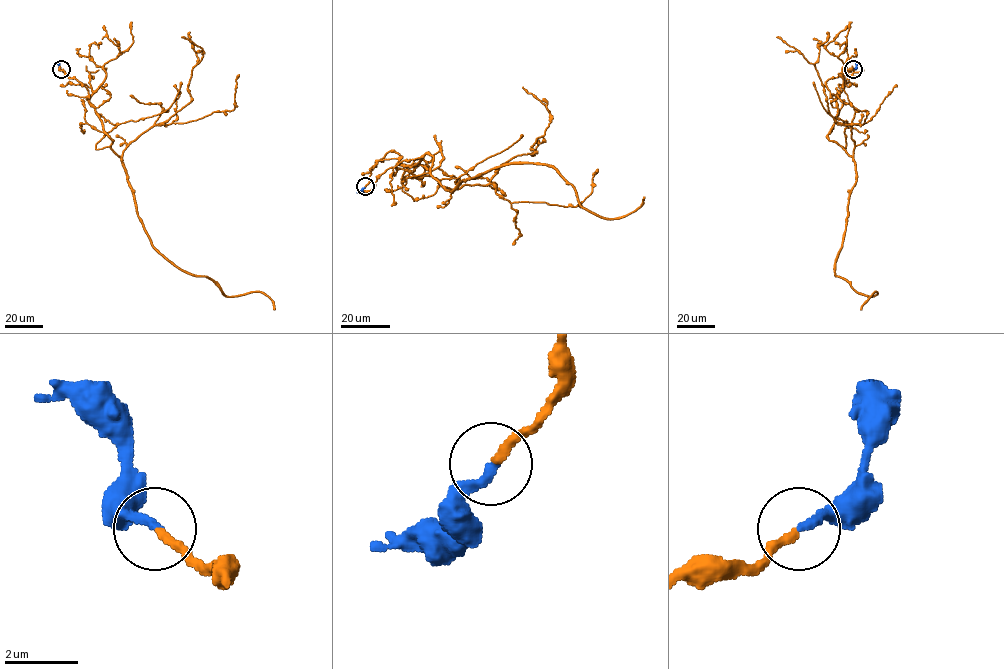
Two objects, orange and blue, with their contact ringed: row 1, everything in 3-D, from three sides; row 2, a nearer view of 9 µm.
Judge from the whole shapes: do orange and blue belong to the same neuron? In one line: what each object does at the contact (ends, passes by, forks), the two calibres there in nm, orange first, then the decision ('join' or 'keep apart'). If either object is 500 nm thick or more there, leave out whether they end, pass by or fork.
orange ends; blue ends; calibres 240 and 240 nm; join

